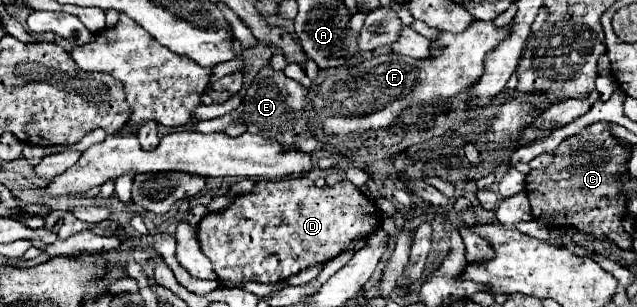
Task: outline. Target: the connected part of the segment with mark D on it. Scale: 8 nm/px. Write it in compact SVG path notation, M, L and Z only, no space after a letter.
M309 178L285 180L259 180L253 192L235 196L223 212L209 212L197 226L197 242L201 252L213 262L217 280L225 288L237 288L243 282L277 282L313 266L325 264L345 252L351 242L373 234L373 218L381 220L383 214L377 204L351 182L335 186L315 186Z

